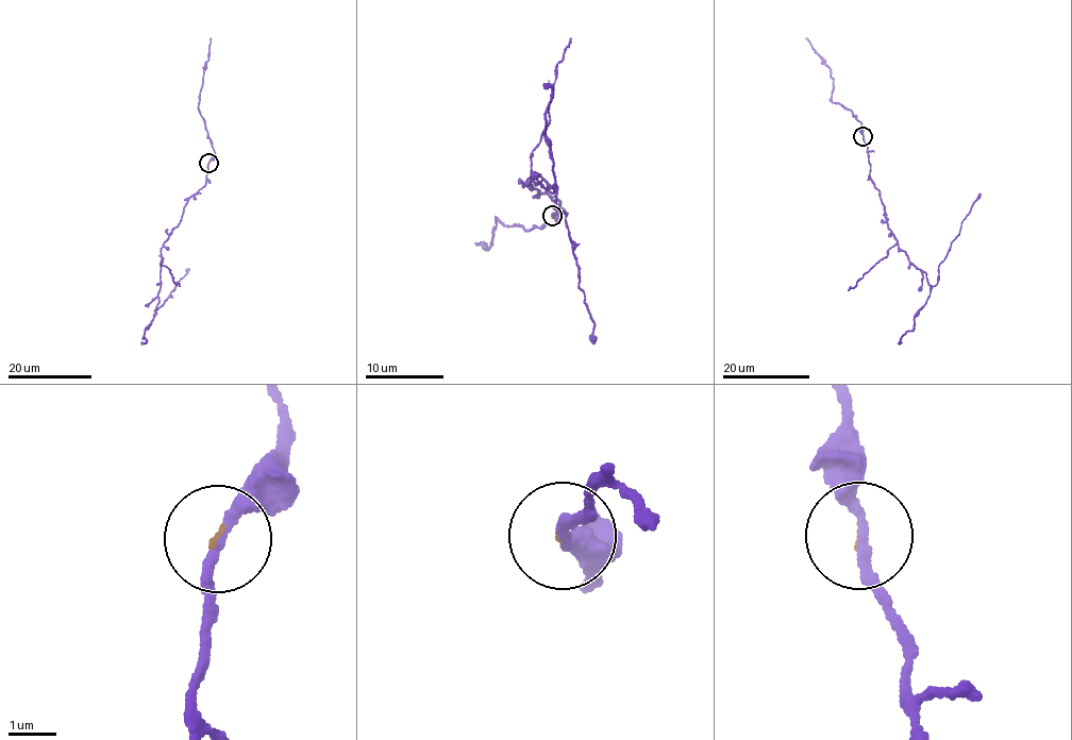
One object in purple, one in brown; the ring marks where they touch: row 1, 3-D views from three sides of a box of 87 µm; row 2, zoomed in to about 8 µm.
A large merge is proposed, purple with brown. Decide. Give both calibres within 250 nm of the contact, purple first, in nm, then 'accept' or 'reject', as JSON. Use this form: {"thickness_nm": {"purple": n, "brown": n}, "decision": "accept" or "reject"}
{"thickness_nm": {"purple": 200, "brown": 50}, "decision": "reject"}

